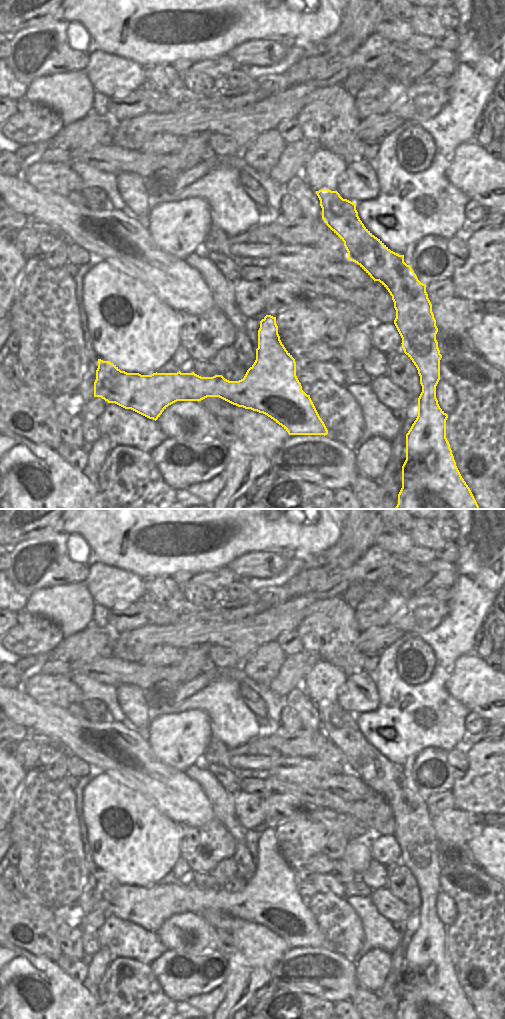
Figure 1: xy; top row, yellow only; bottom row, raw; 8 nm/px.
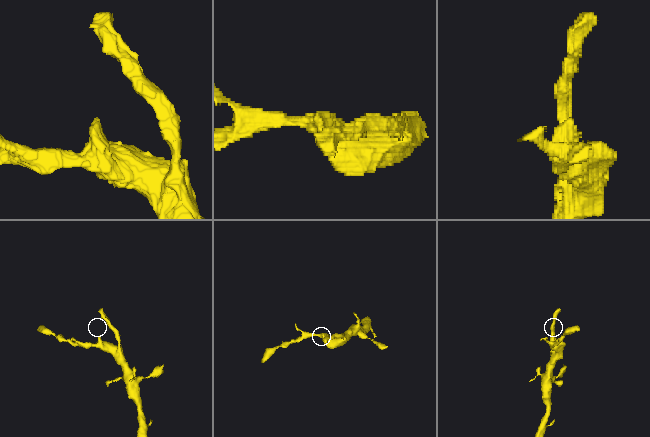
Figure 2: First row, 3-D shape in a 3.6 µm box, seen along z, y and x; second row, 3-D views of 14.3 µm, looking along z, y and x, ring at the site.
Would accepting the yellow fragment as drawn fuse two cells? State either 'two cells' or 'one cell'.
one cell

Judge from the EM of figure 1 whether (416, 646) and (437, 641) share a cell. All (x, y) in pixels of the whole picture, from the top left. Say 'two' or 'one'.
two

